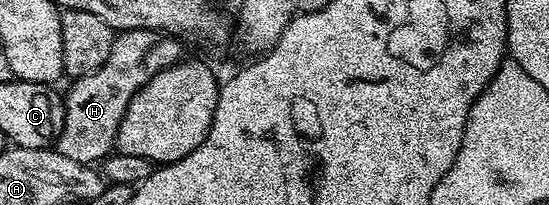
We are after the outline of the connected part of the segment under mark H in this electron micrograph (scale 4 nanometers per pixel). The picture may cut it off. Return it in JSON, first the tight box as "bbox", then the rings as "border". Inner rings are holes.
{"bbox":[54,31,181,165],"border":[[[122,31],[112,40],[110,57],[106,57],[97,71],[75,80],[64,100],[64,123],[54,140],[55,150],[70,161],[89,165],[108,158],[116,145],[118,125],[130,105],[131,99],[147,85],[159,71],[181,62],[179,38],[158,31]]]}

